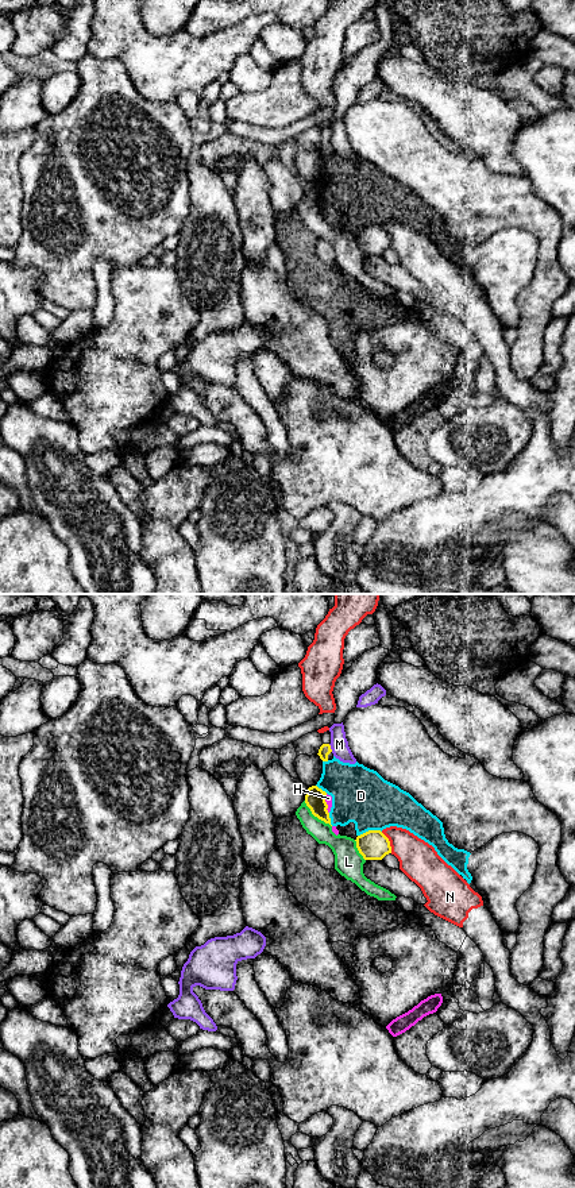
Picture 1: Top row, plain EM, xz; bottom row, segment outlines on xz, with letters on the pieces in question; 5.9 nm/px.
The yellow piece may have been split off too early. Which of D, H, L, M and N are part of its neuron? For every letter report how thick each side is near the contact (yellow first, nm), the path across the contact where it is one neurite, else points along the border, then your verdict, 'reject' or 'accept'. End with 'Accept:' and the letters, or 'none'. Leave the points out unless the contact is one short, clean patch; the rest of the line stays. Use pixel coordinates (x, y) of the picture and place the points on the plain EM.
D: 180 nm thick on the yellow side, 340 nm on the other; reject
H: 120 nm thick on the yellow side, 50 nm on the other; border along xz (325, 189), (328, 208); reject
L: 120 nm thick on the yellow side, 140 nm on the other; reject
M: 70 nm thick on the yellow side, 110 nm on the other; reject
N: 180 nm thick on the yellow side, 240 nm on the other; reject
Accept: none

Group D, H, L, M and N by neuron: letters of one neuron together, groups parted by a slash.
D H / L / M / N

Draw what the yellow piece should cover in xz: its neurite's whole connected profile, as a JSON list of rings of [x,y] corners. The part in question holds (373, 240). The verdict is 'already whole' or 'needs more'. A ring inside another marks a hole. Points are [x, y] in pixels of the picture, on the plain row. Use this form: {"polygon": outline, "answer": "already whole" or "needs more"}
{"polygon": [[[368,225],[358,231],[355,236],[364,255],[382,255],[391,248],[390,236],[381,225]]], "answer": "already whole"}

